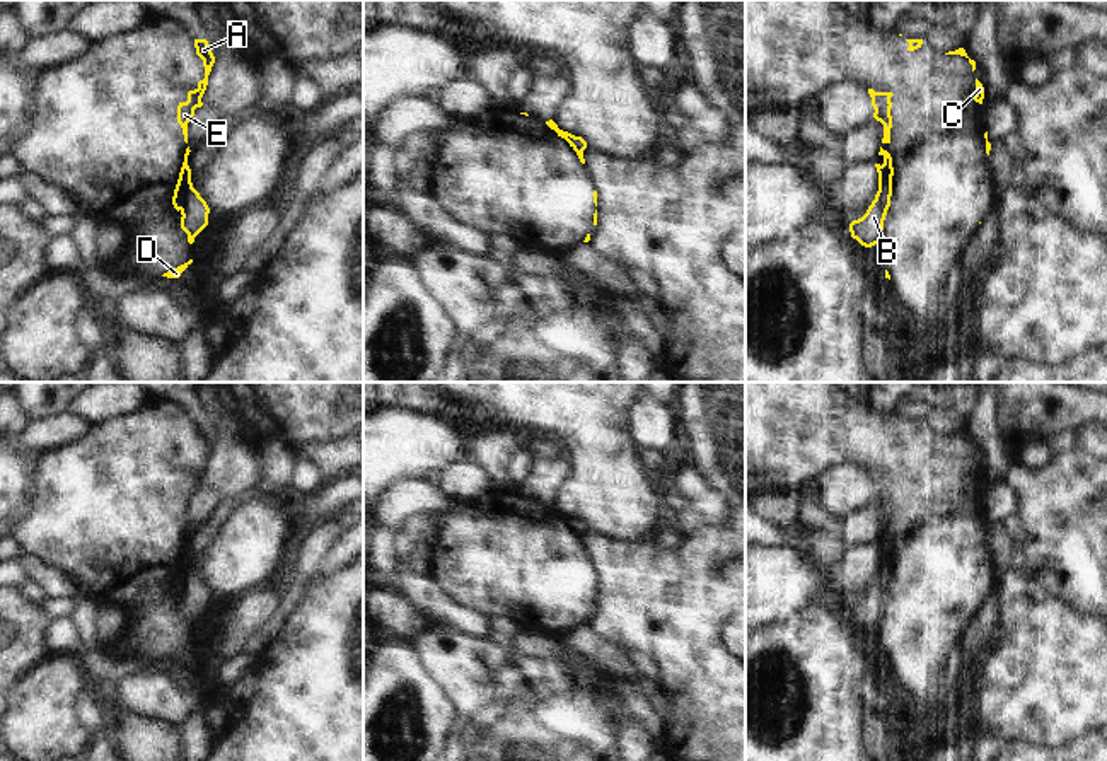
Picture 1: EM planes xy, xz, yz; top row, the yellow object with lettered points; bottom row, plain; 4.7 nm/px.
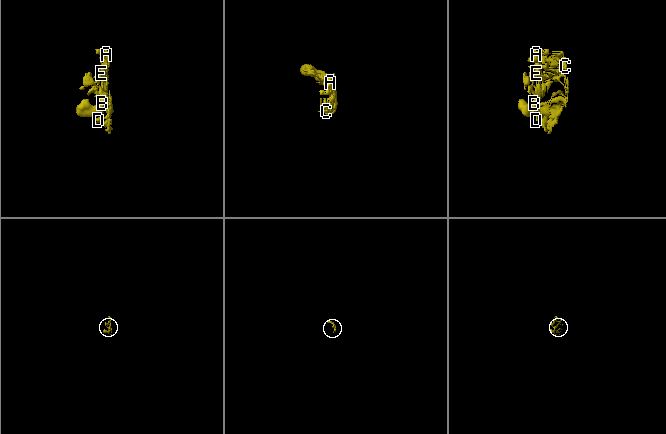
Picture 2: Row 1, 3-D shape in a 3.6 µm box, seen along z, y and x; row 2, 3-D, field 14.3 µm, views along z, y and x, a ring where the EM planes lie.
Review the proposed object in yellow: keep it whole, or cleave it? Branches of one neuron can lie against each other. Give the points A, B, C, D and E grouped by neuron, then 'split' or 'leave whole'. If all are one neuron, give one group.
A C D E / B; split

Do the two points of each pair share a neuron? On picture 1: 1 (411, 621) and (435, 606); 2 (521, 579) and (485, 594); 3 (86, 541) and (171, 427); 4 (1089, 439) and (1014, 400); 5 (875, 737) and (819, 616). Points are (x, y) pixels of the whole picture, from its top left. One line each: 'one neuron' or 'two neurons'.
1: two neurons
2: one neuron
3: one neuron
4: two neurons
5: two neurons

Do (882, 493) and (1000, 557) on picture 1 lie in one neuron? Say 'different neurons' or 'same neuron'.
different neurons

